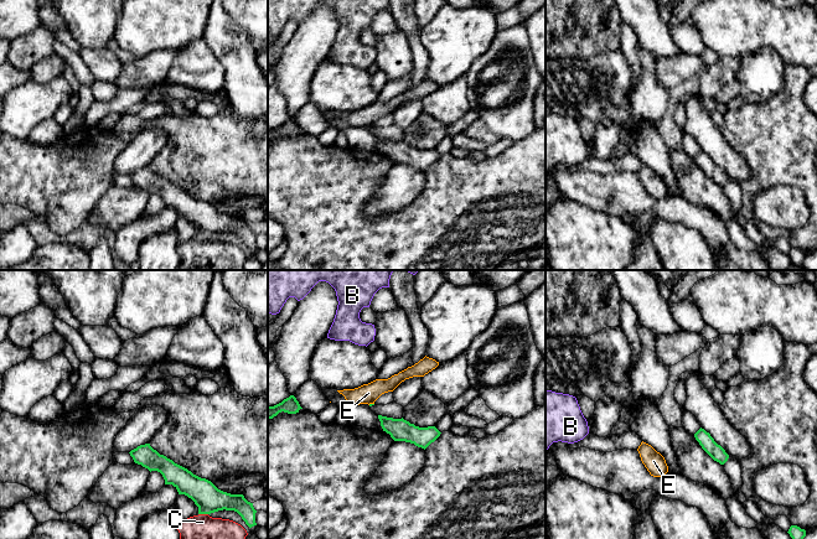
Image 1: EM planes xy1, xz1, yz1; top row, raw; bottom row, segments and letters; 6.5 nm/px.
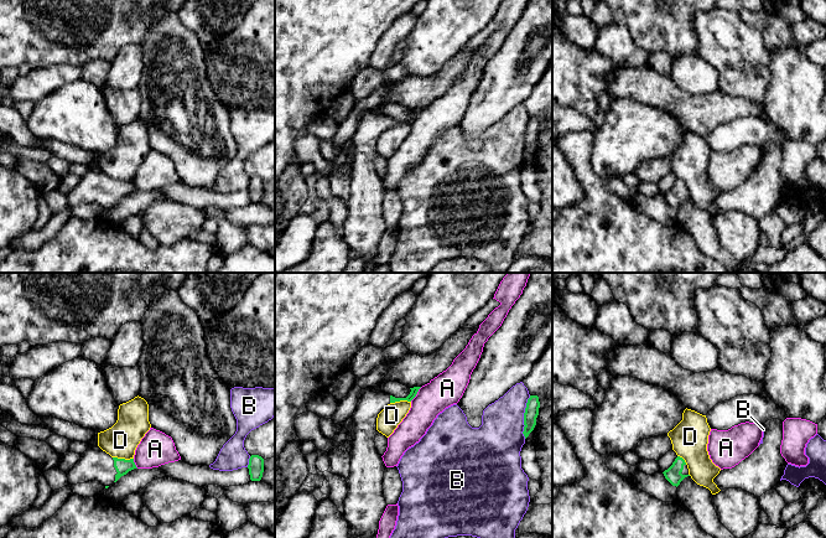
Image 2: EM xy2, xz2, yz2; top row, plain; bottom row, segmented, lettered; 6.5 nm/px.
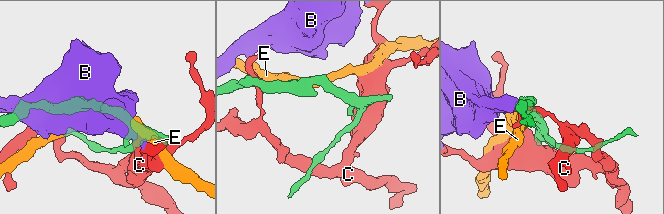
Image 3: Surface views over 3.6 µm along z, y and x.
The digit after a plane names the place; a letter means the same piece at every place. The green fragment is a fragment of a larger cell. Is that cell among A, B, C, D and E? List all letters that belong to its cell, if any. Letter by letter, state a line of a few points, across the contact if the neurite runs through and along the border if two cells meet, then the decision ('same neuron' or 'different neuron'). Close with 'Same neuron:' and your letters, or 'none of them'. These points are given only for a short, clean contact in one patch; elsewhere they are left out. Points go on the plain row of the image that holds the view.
A: different neuron
B: xz2 (530, 118), (524, 135), (524, 160) | different neuron
C: different neuron
D: xy2 (113, 179), (133, 181) | different neuron
E: xz1 (373, 125), (368, 127) | different neuron
Same neuron: none of them

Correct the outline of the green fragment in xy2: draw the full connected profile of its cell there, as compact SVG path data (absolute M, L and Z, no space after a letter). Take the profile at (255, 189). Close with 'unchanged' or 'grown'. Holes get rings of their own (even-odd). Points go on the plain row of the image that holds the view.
M251 177L249 181L249 197L251 203L260 203L264 195L264 181L259 177Z; unchanged

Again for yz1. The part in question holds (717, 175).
M699 151L694 156L696 162L699 165L702 171L717 185L720 187L724 187L729 177L725 175L725 172L718 167L714 161L710 159L709 155L707 155L704 151Z; unchanged

